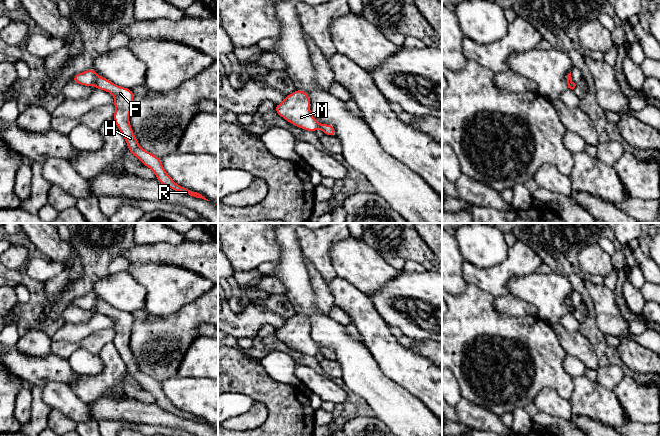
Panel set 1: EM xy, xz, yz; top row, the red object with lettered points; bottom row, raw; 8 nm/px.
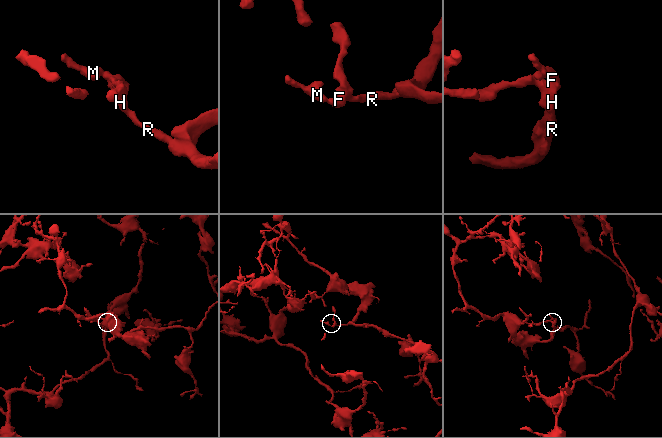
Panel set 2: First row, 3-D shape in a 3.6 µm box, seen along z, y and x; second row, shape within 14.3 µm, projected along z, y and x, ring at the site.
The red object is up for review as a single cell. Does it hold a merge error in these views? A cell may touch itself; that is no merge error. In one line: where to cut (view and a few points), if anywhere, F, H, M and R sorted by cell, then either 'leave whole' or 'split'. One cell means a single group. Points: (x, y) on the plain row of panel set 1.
no cut; F H M R; leave whole

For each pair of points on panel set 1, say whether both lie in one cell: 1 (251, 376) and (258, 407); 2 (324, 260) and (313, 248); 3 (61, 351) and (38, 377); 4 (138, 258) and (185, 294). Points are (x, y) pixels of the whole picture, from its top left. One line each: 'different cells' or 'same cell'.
1: different cells
2: same cell
3: different cells
4: different cells

